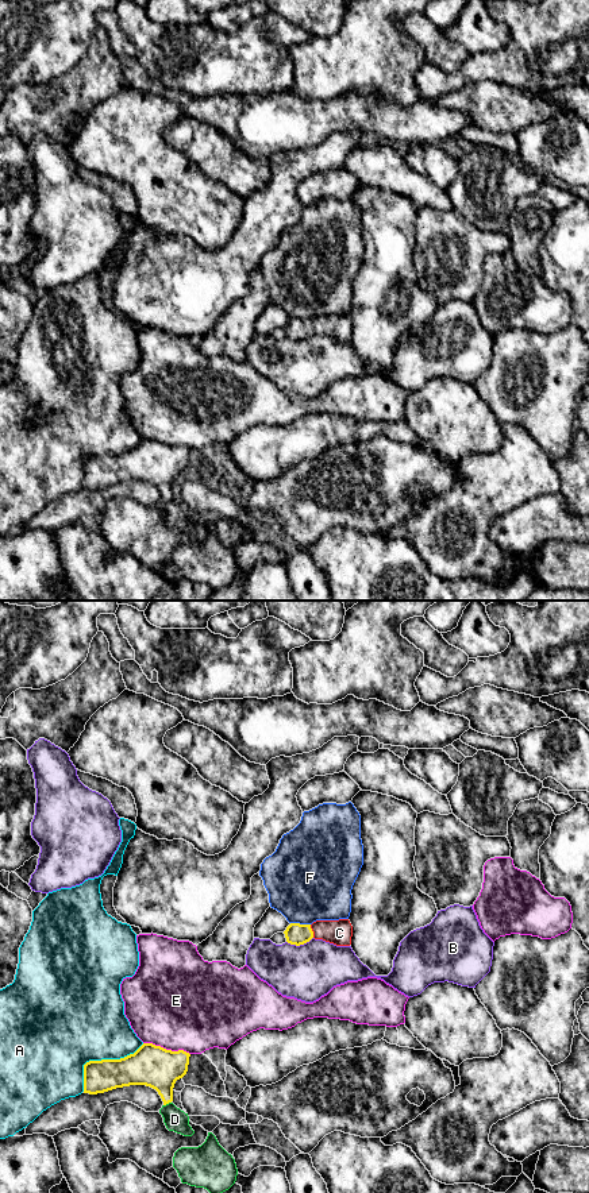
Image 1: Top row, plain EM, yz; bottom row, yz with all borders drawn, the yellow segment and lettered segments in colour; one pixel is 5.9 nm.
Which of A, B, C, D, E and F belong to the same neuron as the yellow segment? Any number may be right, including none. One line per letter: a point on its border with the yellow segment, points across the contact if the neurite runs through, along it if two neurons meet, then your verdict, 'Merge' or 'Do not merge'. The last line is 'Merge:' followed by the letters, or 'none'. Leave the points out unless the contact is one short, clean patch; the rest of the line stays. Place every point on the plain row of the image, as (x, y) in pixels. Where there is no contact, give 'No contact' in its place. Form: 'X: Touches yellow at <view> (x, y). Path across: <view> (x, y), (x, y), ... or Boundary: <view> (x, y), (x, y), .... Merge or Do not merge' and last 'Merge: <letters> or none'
A: Touches yellow at yz (101, 455). Do not merge
B: Touches yellow at yz (299, 340). Do not merge
C: Touches yellow at yz (312, 327). Path across: yz (297, 329), (312, 327), (339, 328). Merge
D: Touches yellow at yz (166, 498). Merge
E: Touches yellow at yz (165, 444). Do not merge
F: Touches yellow at yz (299, 319). Do not merge
Merge: C, D

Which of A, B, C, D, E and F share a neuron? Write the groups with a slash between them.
A / B / C D / E / F

